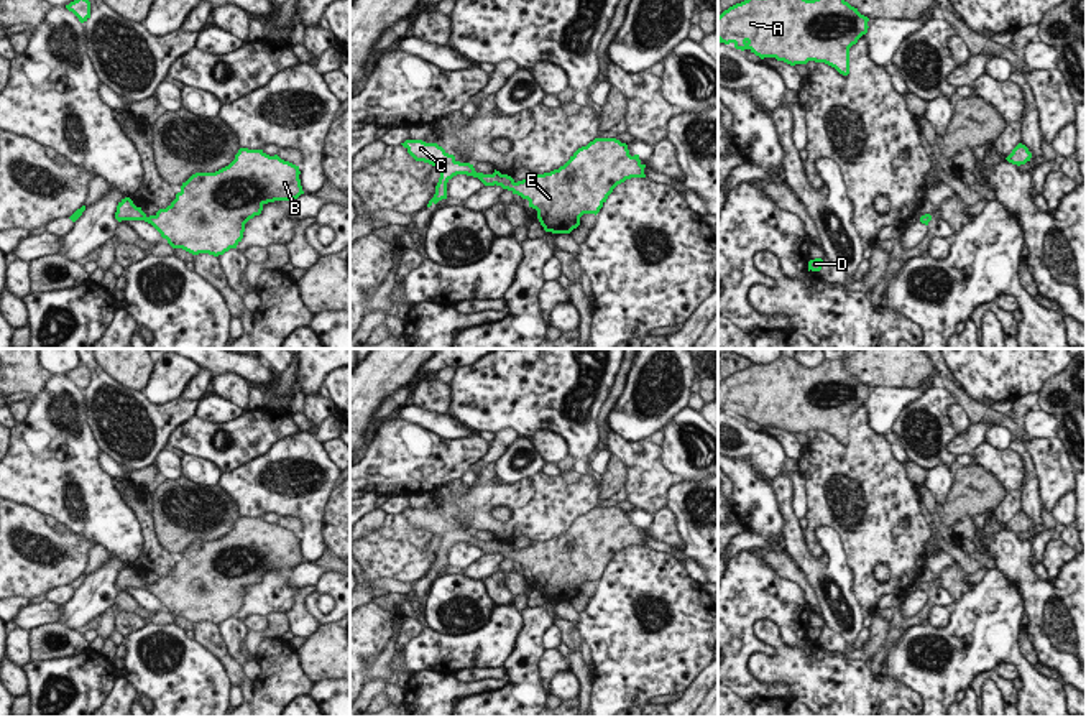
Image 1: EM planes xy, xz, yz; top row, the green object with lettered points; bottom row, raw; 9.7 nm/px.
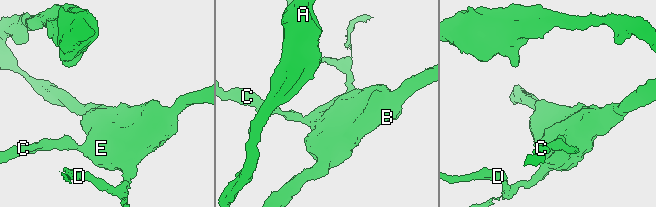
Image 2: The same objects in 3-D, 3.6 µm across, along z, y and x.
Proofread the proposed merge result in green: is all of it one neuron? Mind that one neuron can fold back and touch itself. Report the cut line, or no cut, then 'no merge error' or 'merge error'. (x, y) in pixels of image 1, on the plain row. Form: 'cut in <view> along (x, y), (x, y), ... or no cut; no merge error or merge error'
no cut; no merge error

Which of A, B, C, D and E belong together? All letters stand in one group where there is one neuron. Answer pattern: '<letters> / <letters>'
A B C D E

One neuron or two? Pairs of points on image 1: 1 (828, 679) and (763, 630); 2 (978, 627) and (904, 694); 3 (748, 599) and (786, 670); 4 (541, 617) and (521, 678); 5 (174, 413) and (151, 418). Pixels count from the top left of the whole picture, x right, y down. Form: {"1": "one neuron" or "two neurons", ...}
{"1": "one neuron", "2": "two neurons", "3": "two neurons", "4": "one neuron", "5": "one neuron"}

